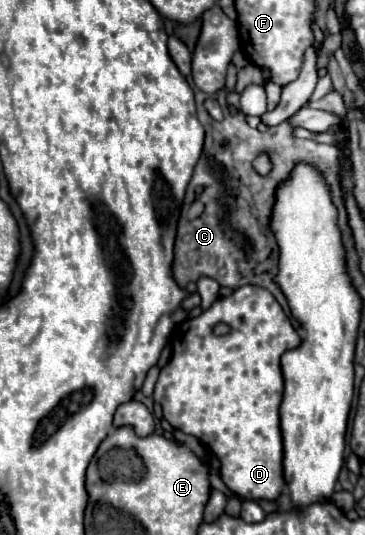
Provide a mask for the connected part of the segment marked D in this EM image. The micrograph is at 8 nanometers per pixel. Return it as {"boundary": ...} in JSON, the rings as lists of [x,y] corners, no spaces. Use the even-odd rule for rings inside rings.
{"boundary":[[[238,288],[228,298],[218,298],[200,316],[178,324],[172,330],[172,358],[160,370],[154,400],[162,404],[164,418],[172,428],[200,438],[222,462],[224,484],[246,500],[276,500],[284,488],[284,446],[280,432],[278,408],[282,402],[282,352],[296,348],[300,336],[292,328],[290,320],[282,312],[274,296],[264,288]],[[228,322],[232,332],[226,336],[214,336],[214,326]]]}

